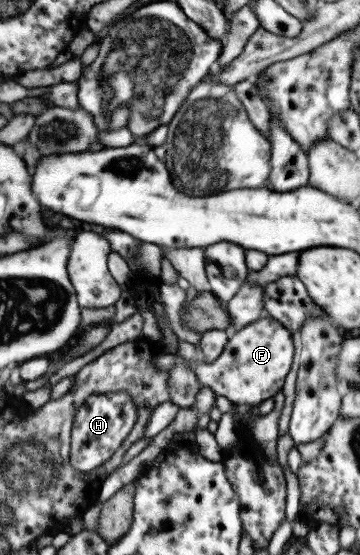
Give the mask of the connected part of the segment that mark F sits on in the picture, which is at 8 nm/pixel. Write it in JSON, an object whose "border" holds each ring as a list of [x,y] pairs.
{"border":[[[265,316],[230,333],[221,354],[209,364],[203,363],[201,358],[189,361],[177,354],[161,351],[154,358],[154,367],[158,371],[169,372],[177,363],[187,361],[190,371],[194,372],[201,386],[209,387],[216,396],[223,396],[233,405],[240,407],[257,406],[263,400],[272,398],[277,391],[281,391],[283,380],[291,368],[291,335],[291,331],[281,323]]]}

